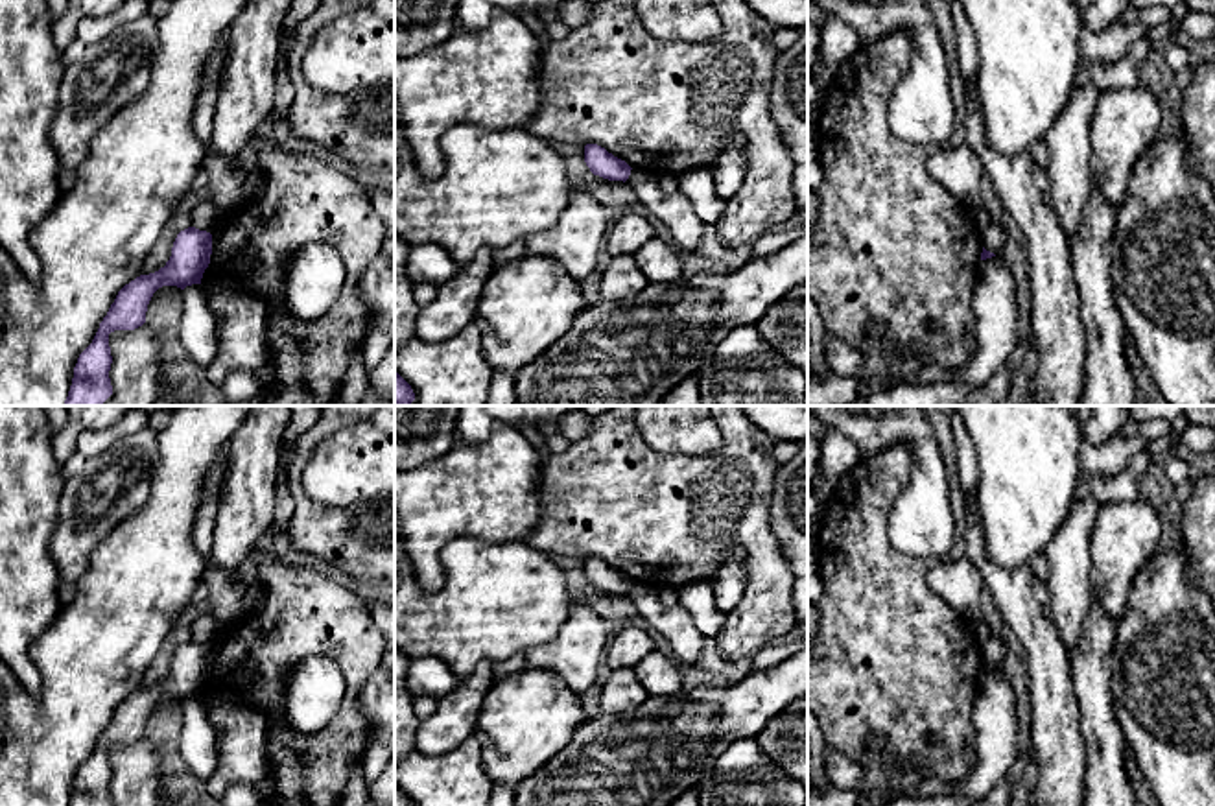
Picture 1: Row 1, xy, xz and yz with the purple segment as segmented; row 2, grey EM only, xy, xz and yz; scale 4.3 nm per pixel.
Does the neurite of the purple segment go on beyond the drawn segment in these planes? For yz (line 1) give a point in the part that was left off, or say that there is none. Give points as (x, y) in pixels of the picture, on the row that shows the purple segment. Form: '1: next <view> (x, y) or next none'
1: next none

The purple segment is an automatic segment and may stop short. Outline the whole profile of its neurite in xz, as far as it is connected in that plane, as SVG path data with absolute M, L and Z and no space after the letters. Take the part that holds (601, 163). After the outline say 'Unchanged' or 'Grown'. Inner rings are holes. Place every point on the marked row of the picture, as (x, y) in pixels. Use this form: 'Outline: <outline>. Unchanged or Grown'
Outline: M597 144L584 146L584 162L594 175L599 175L608 181L627 181L631 175L631 166L608 153L605 148Z. Unchanged

